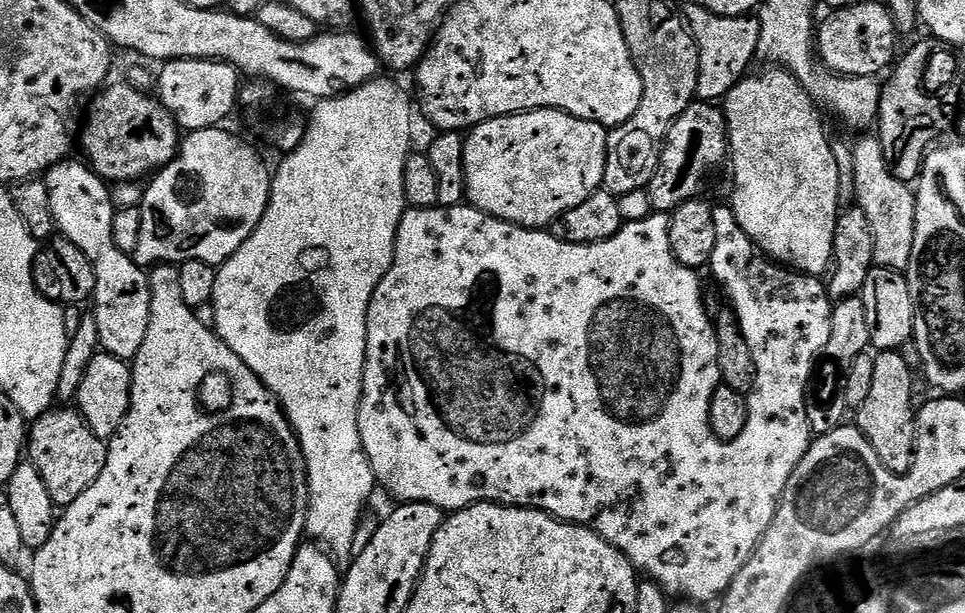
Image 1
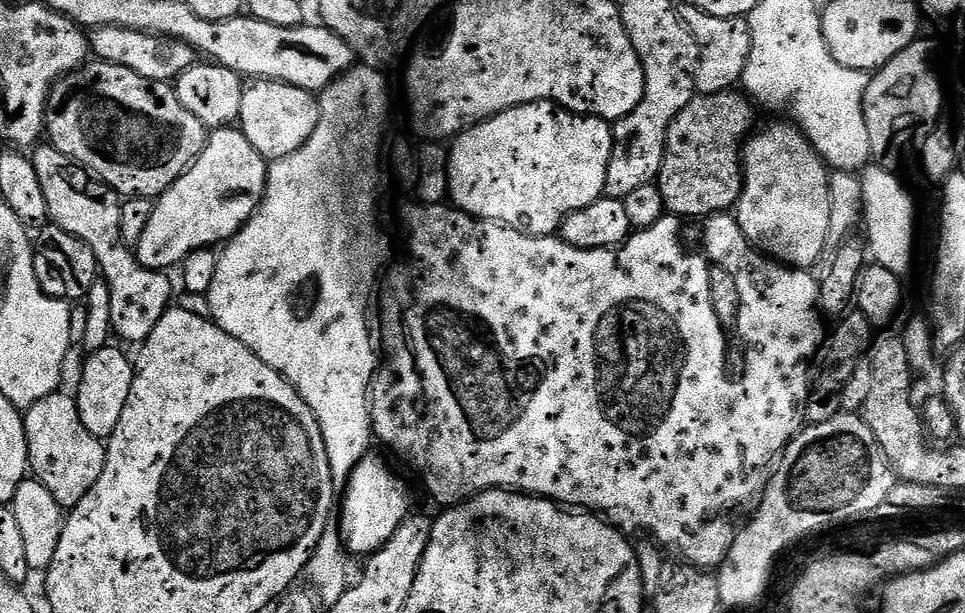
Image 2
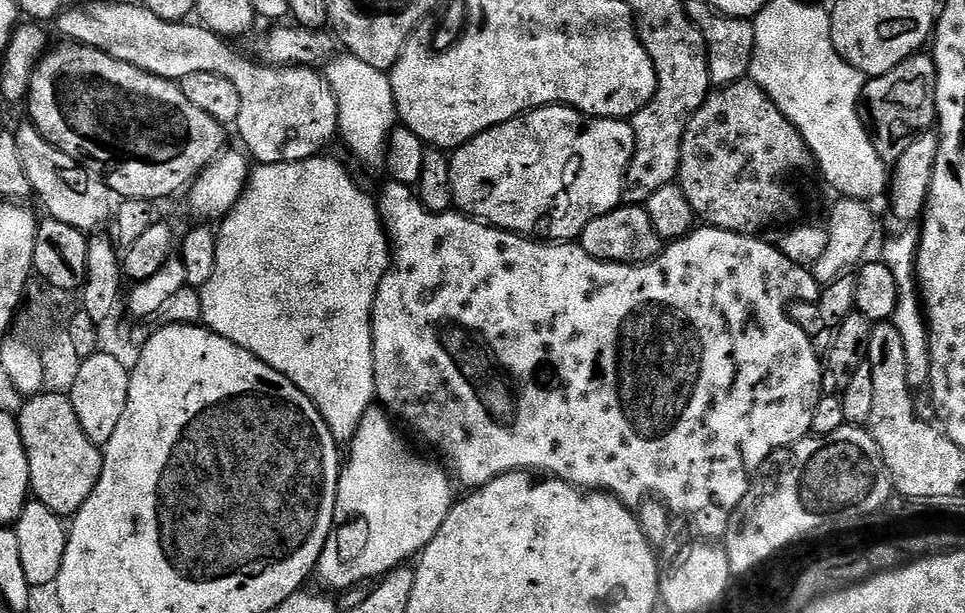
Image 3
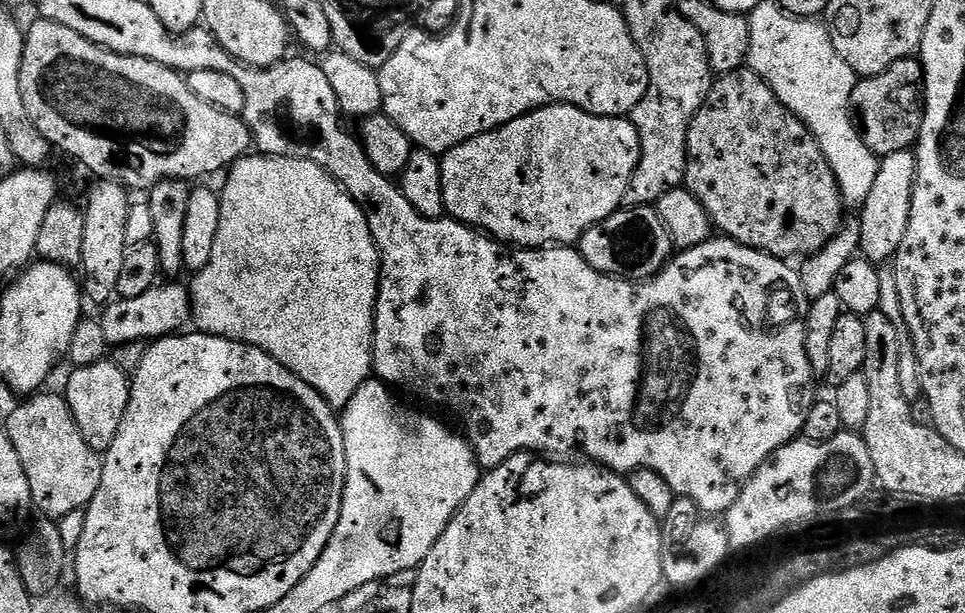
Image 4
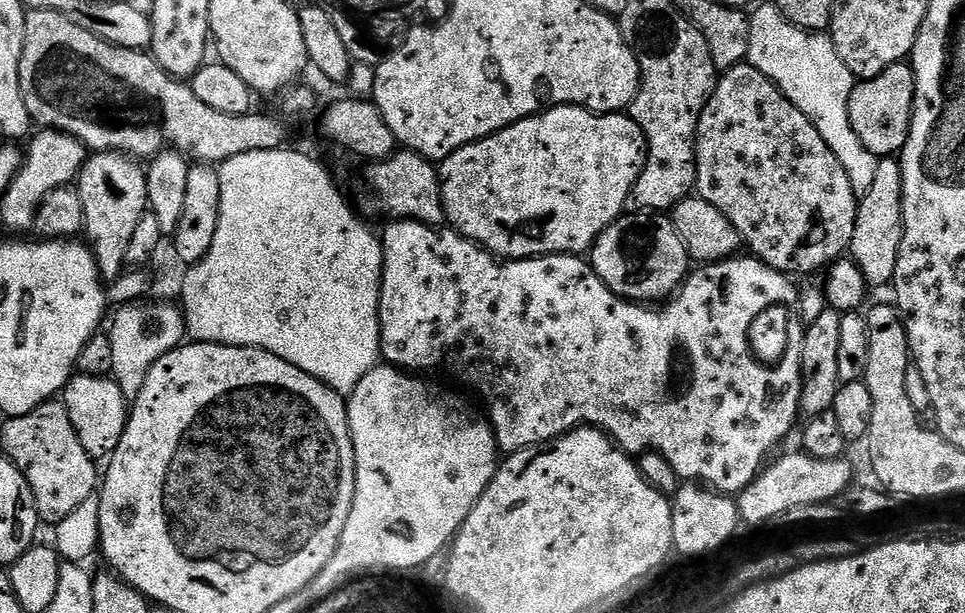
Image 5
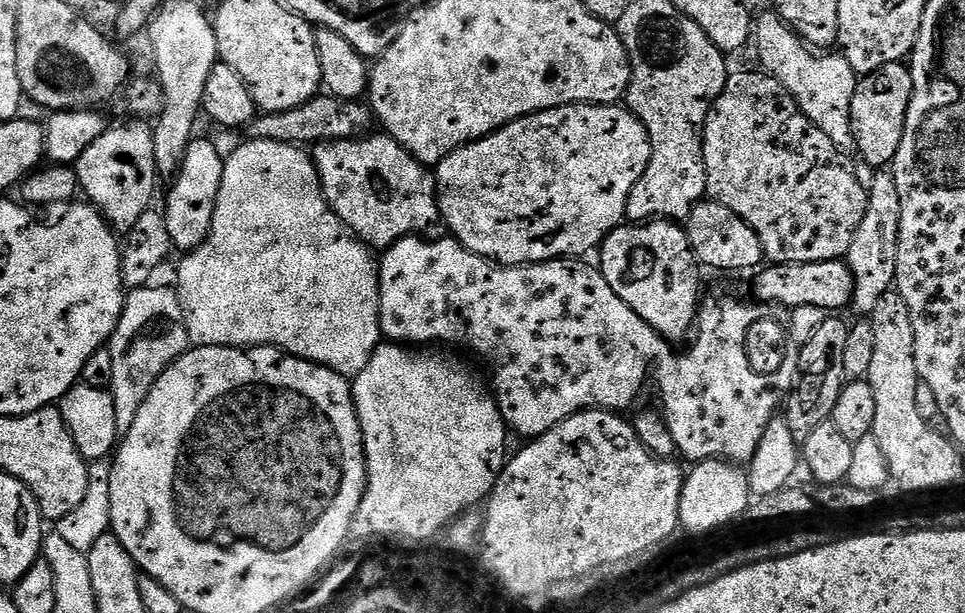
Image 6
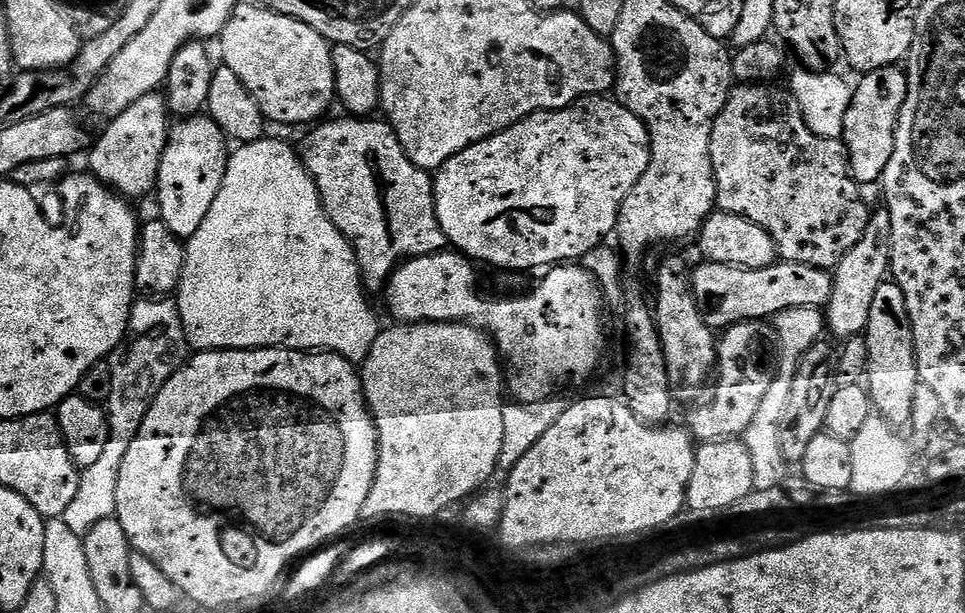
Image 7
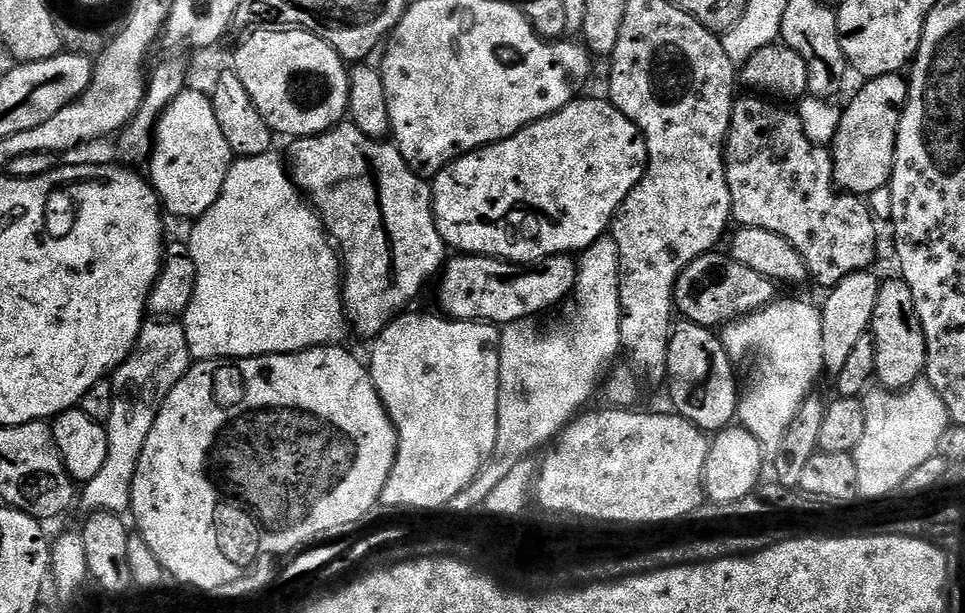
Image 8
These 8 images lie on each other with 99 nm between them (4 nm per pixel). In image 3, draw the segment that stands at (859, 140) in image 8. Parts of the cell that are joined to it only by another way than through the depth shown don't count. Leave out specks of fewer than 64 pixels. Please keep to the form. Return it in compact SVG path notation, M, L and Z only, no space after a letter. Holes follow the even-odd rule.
M917 54L903 60L894 70L871 77L860 95L859 116L874 149L888 166L902 158L910 142L936 124L936 63L931 55Z

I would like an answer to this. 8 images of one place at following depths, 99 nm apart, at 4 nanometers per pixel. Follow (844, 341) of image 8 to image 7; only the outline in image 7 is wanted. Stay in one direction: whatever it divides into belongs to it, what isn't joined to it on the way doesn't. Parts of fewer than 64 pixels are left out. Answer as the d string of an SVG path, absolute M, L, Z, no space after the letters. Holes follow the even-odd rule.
M877 207L868 217L864 237L842 258L834 270L832 293L826 305L826 328L833 332L840 342L852 336L863 336L870 322L870 306L874 302L874 293L878 286L886 282L892 266L892 235L890 234L890 214L887 208Z

